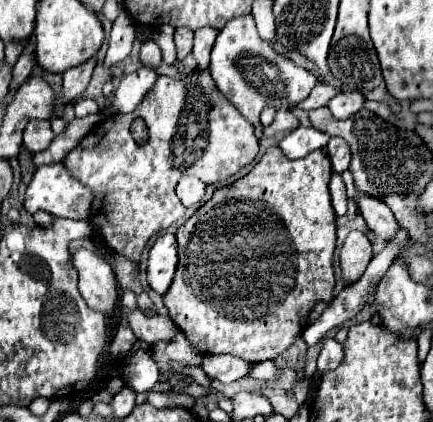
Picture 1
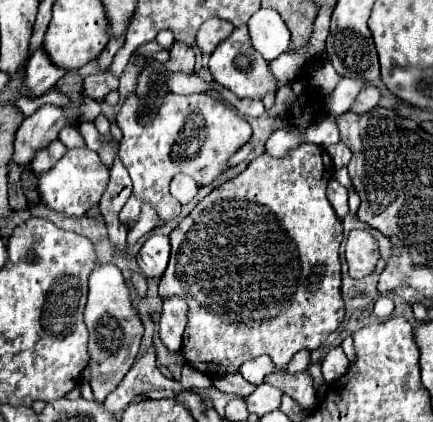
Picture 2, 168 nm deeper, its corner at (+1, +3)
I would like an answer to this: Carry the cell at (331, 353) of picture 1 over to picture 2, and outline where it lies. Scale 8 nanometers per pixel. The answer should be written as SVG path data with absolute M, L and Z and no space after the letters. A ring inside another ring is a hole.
M338 346L338 348L332 348L326 358L322 360L322 374L324 374L324 380L326 382L336 382L340 376L346 374L350 362L344 354L344 350Z

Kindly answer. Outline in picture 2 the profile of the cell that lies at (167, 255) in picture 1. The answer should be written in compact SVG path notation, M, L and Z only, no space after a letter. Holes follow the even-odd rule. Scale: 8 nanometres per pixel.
M150 236L138 252L138 266L150 278L160 278L168 266L170 256L170 238L168 236Z

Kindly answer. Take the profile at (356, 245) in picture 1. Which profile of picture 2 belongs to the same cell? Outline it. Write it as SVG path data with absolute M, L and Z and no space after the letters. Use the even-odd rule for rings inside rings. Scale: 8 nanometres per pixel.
M352 230L346 242L348 274L352 278L364 278L372 274L378 258L380 258L380 250L374 236L366 230Z

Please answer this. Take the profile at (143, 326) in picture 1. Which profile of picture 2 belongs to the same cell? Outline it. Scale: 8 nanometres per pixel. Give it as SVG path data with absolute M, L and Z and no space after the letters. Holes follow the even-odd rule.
M178 296L164 298L160 338L168 350L180 350L186 322L188 322L188 304Z

